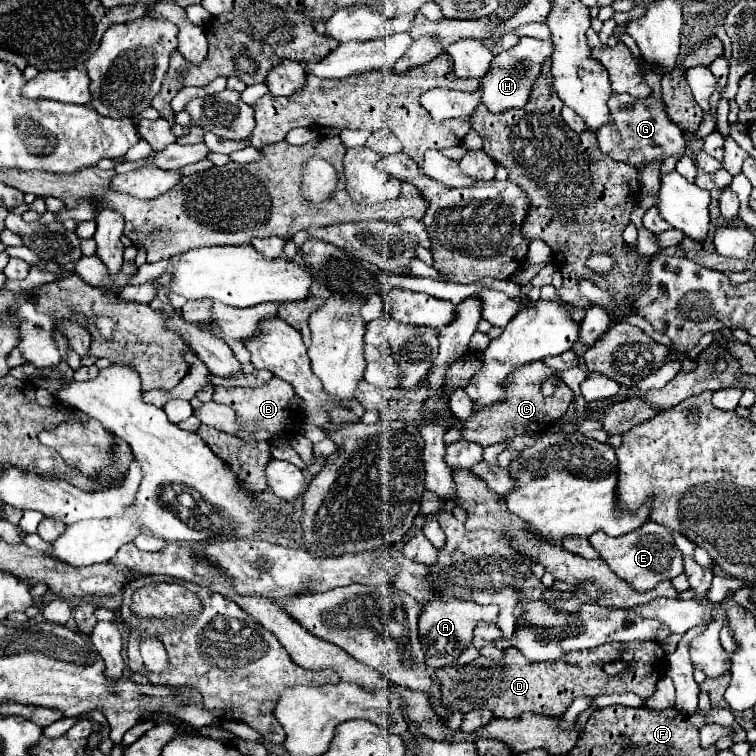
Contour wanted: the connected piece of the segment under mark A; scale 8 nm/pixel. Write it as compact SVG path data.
M453 596L449 600L423 604L419 614L419 638L423 642L427 666L443 668L447 664L453 664L461 654L461 648L471 646L471 634L475 626L479 622L495 622L497 614L499 614L497 606L479 606L475 602L463 602Z

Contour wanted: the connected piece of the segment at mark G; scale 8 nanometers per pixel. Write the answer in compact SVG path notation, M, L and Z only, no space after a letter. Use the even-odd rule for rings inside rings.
M611 92L607 100L611 124L599 128L599 146L613 160L629 162L635 168L641 168L653 160L669 158L669 156L685 156L683 132L667 118L661 102L653 96L649 98L631 98L627 94Z

